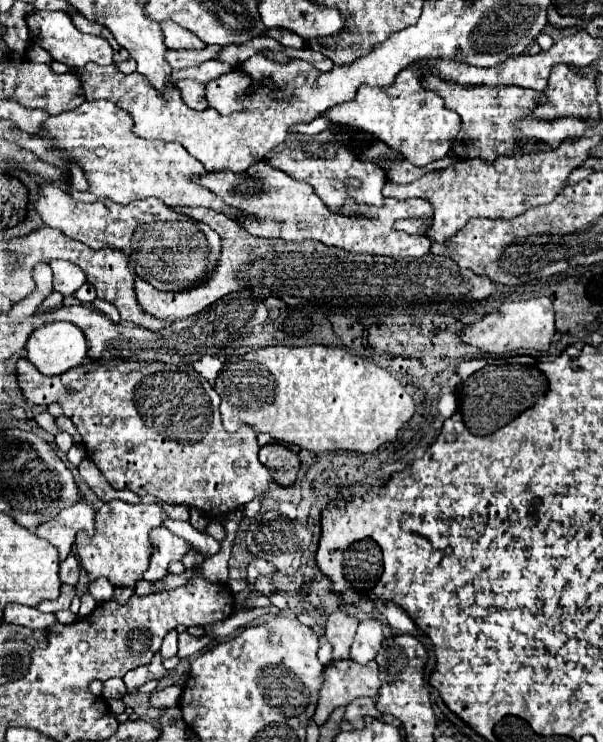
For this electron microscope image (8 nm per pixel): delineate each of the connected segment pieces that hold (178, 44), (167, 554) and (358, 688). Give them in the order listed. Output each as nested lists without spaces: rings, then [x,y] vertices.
[[[161,21],[161,29],[165,35],[167,49],[203,49],[205,47],[205,43],[197,39],[197,35],[193,35],[187,29],[181,29],[173,21]]]
[[[155,527],[151,531],[151,545],[153,545],[153,553],[151,553],[151,563],[149,569],[145,571],[145,579],[147,581],[159,581],[163,579],[169,571],[169,563],[171,561],[181,561],[185,557],[185,553],[191,549],[191,545],[187,541],[183,541],[181,537],[173,535],[167,527]]]
[[[353,659],[333,661],[325,667],[325,679],[319,691],[319,703],[313,719],[317,725],[325,723],[335,707],[347,705],[357,697],[375,697],[381,681],[377,675],[377,663],[355,663]]]

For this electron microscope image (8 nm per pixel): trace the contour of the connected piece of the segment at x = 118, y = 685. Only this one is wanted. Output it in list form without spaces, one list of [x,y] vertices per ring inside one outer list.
[[[107,679],[103,683],[103,697],[109,697],[109,699],[121,699],[125,695],[127,687],[123,683],[123,679]]]

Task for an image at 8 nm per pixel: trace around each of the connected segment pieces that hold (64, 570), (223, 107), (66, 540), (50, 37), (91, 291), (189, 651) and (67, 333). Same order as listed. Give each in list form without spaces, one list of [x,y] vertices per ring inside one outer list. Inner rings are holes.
[[[69,555],[63,563],[61,563],[61,569],[59,569],[59,577],[63,583],[67,585],[77,585],[77,579],[79,579],[79,571],[81,571],[81,565],[79,565],[79,559],[75,555]]]
[[[233,69],[231,73],[207,83],[205,95],[209,101],[209,107],[215,107],[221,115],[229,115],[233,111],[239,111],[239,95],[249,91],[251,79],[247,75],[241,75],[241,71]]]
[[[85,499],[77,501],[73,507],[67,507],[65,511],[35,529],[41,539],[49,541],[59,549],[61,559],[71,553],[77,531],[87,531],[89,535],[95,533],[95,511]]]
[[[33,11],[31,15],[27,15],[27,27],[29,27],[29,37],[33,43],[41,45],[43,49],[47,49],[51,53],[51,57],[55,61],[61,61],[69,67],[85,67],[89,61],[97,63],[97,65],[111,65],[113,63],[113,49],[111,45],[103,39],[103,37],[95,37],[95,35],[85,35],[81,33],[71,17],[63,11]]]
[[[86,282],[75,291],[73,297],[77,297],[81,303],[92,302],[96,298],[96,292],[94,287]]]
[[[181,633],[181,635],[179,635],[179,653],[177,653],[177,655],[179,655],[181,659],[191,657],[191,655],[203,651],[203,647],[213,639],[214,637],[211,635],[205,635],[205,637],[197,639],[197,637],[191,637],[189,633]]]
[[[53,321],[29,335],[27,359],[45,375],[61,375],[87,359],[87,339],[77,325]]]

